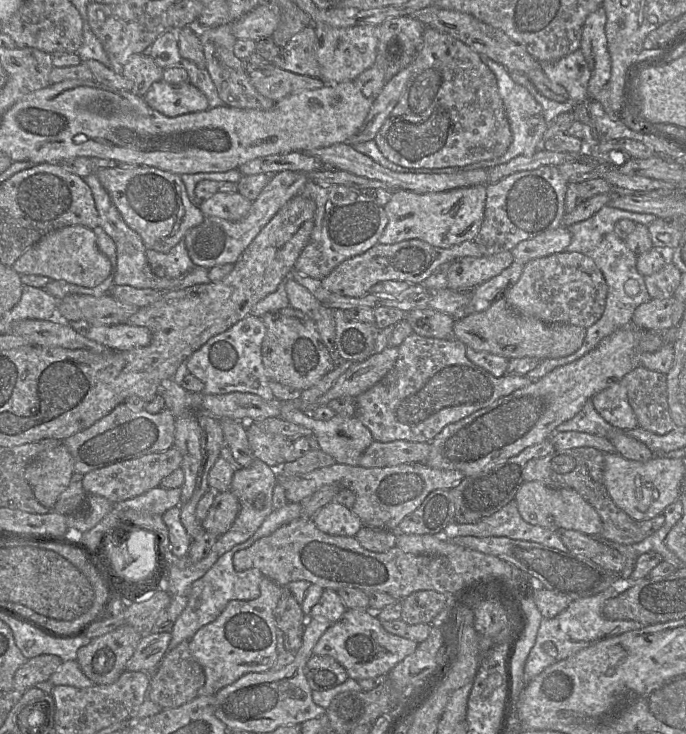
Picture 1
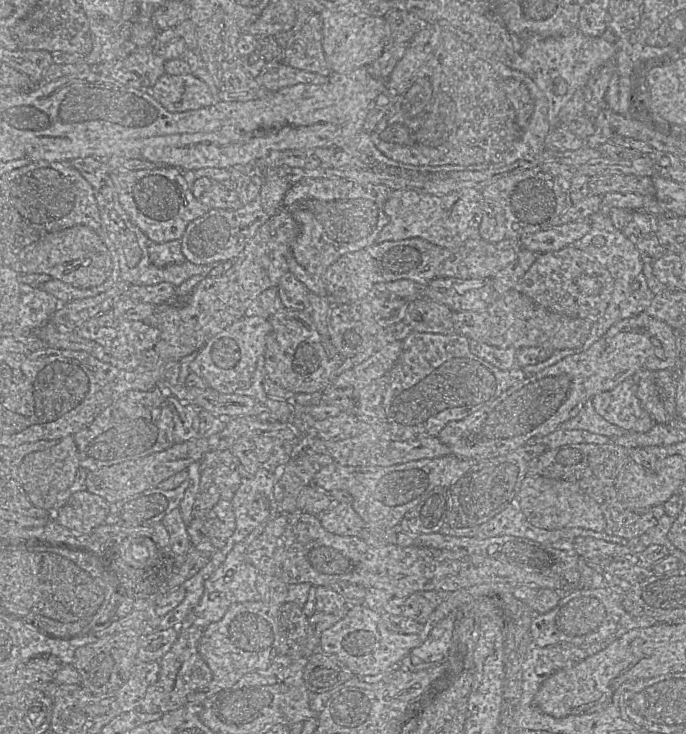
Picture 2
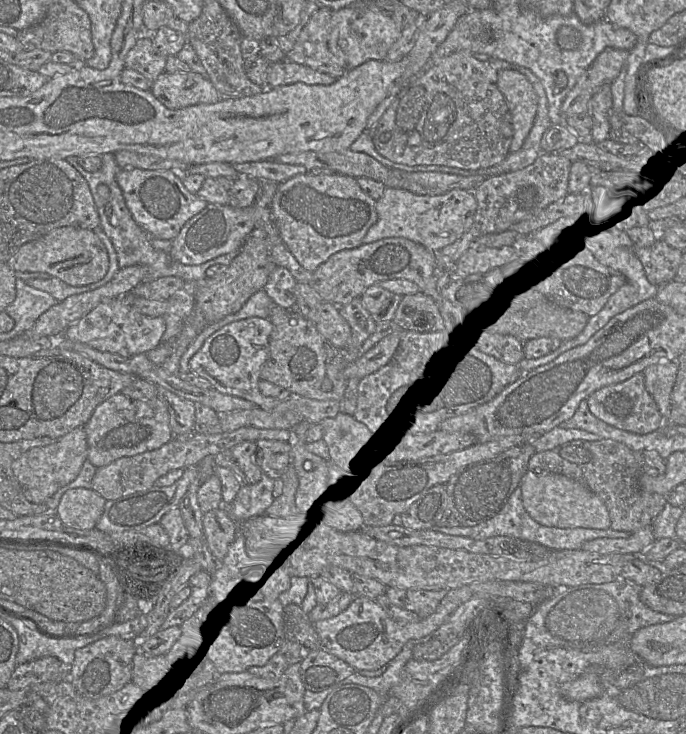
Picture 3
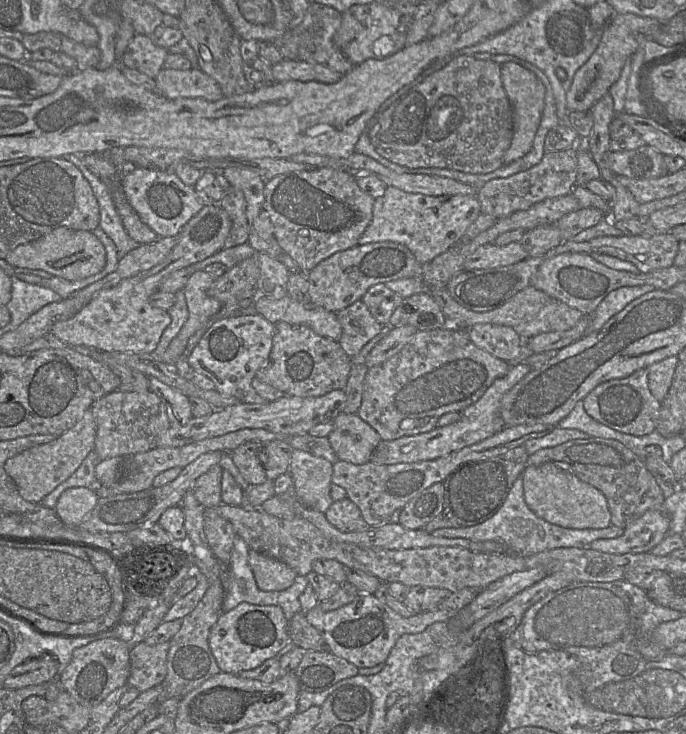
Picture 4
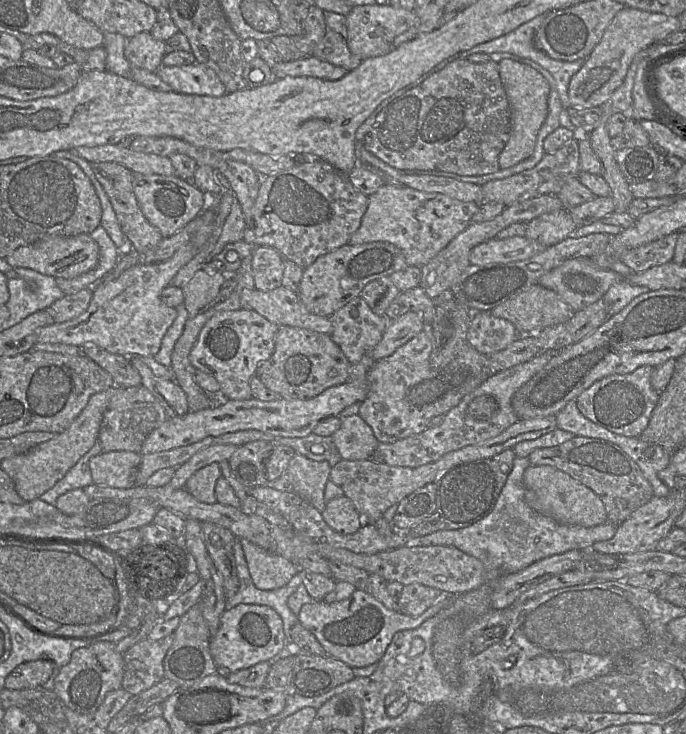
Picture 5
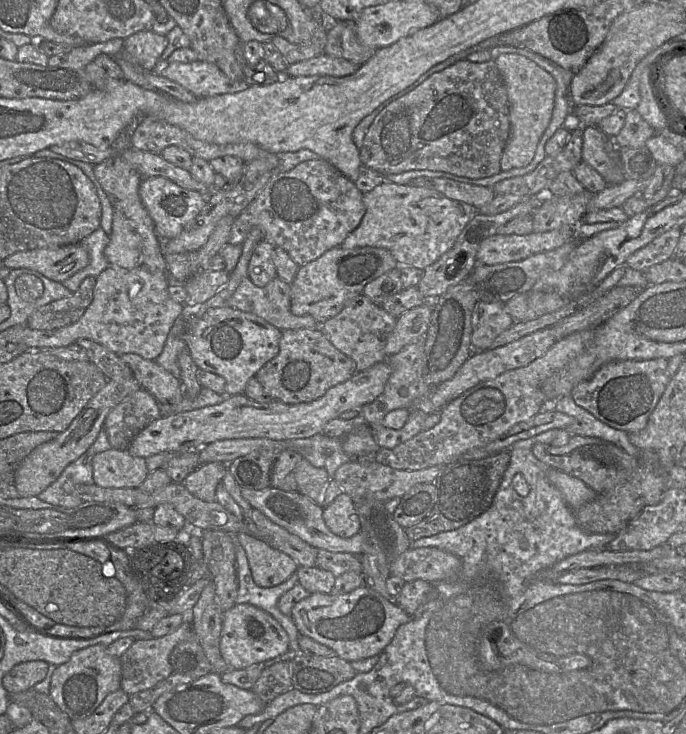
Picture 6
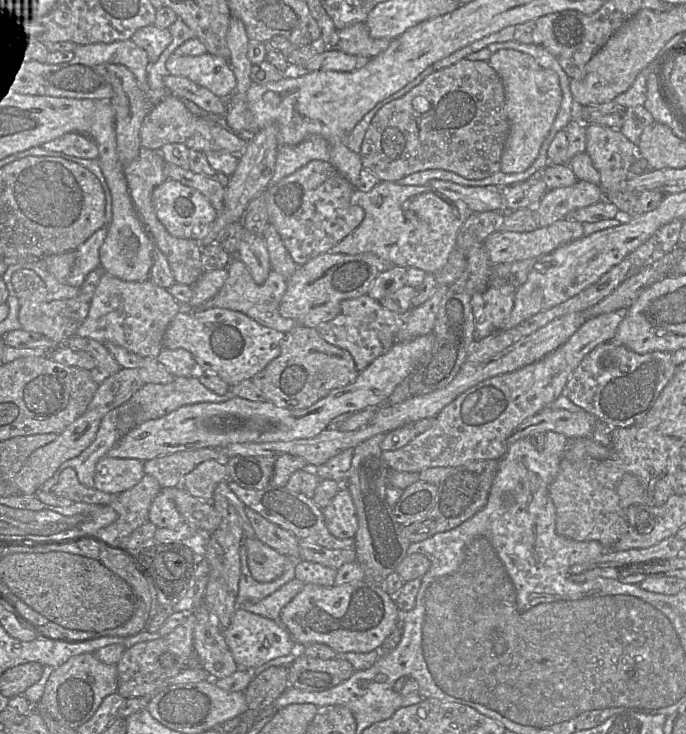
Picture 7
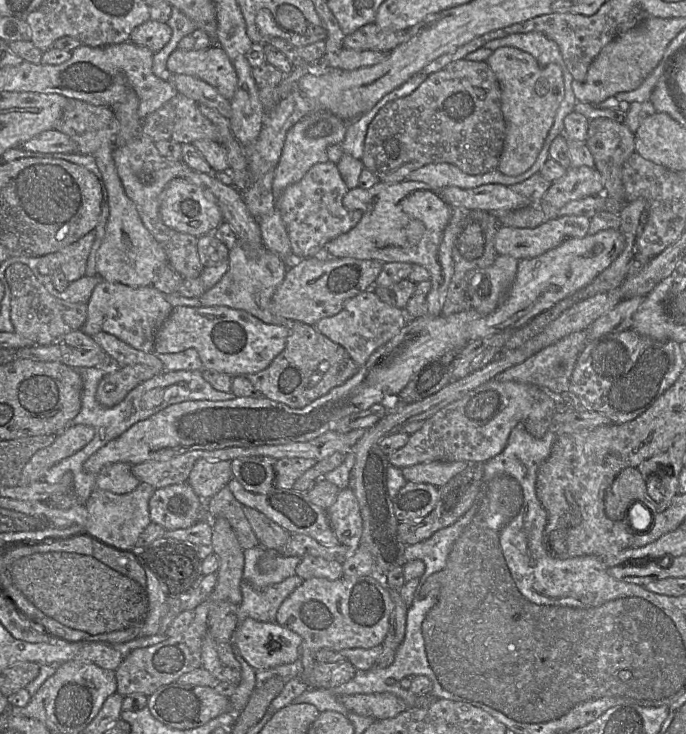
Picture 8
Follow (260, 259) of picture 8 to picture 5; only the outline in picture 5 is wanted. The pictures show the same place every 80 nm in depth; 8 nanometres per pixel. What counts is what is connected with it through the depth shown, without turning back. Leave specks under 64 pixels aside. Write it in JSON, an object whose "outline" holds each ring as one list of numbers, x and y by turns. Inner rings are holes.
{"outline":[[281,285,271,291,244,289,241,306,251,309,277,326,291,326,330,335,333,327,329,317,307,310,295,291]]}

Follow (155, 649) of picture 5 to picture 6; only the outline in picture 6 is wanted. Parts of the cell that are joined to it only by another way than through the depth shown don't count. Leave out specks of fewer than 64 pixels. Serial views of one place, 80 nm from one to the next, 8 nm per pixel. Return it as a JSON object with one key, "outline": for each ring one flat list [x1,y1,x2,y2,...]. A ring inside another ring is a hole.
{"outline":[[187,616,187,621,185,621,182,625,180,625,175,631,165,635,165,636,162,636,160,638,151,638,151,639,144,639,144,640,137,640,135,641,123,654,122,656,120,657,120,660,121,660,121,668,122,668,122,675,121,675,121,690,123,690,125,693,127,693,129,696,133,695,133,694,136,694,136,693,139,693,141,691,144,691,144,690,147,690,147,689,150,689,152,687,154,687,155,685,157,685,159,682,161,682,162,680,166,679,168,676,170,676,171,674,174,673,173,671,173,668,170,664,170,661,169,661,169,657,170,657,170,654,172,652,172,650,174,649,174,647,179,643,181,642,186,634,191,631,191,624,190,622,188,621,188,616]]}

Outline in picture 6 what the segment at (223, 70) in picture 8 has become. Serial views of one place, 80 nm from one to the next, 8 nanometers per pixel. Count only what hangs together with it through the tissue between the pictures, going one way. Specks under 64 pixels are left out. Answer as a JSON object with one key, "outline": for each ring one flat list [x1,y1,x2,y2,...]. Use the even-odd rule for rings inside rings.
{"outline":[[209,62,168,63,161,75,180,84,198,98,233,92,233,83,215,64]]}

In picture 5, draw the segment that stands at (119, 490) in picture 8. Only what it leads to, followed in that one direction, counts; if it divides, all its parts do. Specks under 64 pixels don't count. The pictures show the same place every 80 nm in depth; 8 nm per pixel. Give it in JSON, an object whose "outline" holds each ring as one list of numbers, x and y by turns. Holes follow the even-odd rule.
{"outline":[[128,451,102,452,89,463,94,484,119,489,136,485,140,464,141,454]]}

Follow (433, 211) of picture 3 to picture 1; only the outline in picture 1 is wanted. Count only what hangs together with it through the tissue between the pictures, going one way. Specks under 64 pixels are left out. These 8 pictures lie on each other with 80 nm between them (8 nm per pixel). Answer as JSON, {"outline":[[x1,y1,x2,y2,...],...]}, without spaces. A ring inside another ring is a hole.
{"outline":[[486,185,460,187,426,194,408,190,391,192,391,199,383,207,388,223,379,238,381,244,420,239,436,247,448,248,464,241,474,240,484,220]]}

